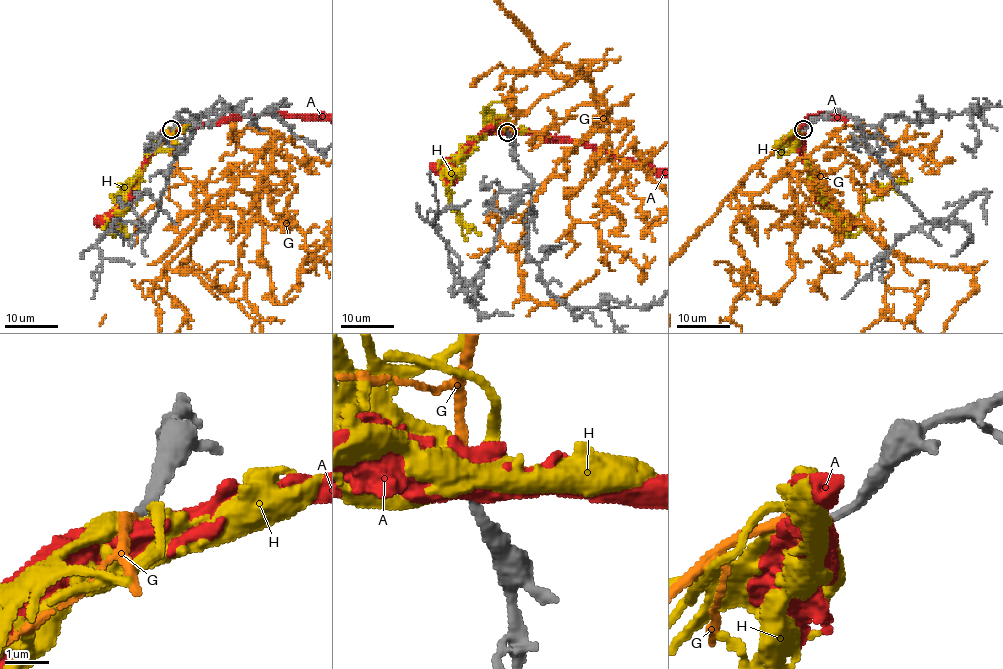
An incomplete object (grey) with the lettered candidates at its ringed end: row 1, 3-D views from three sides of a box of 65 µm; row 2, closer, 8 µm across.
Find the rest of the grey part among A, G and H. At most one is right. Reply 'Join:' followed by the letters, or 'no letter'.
Join: G

